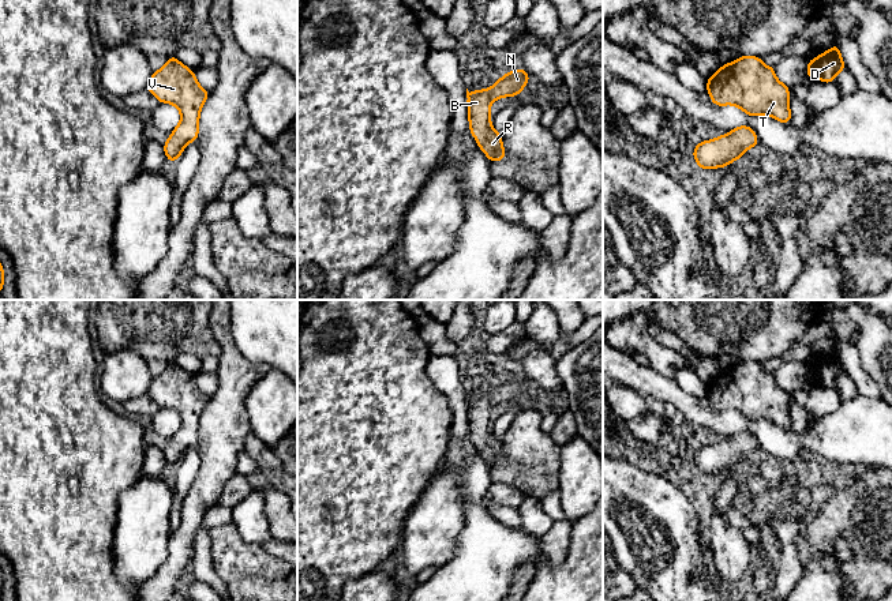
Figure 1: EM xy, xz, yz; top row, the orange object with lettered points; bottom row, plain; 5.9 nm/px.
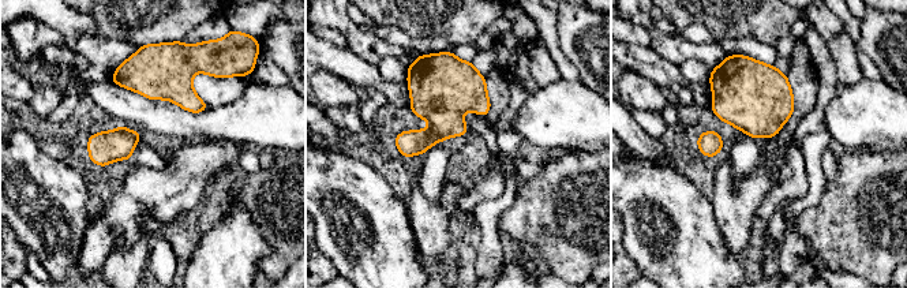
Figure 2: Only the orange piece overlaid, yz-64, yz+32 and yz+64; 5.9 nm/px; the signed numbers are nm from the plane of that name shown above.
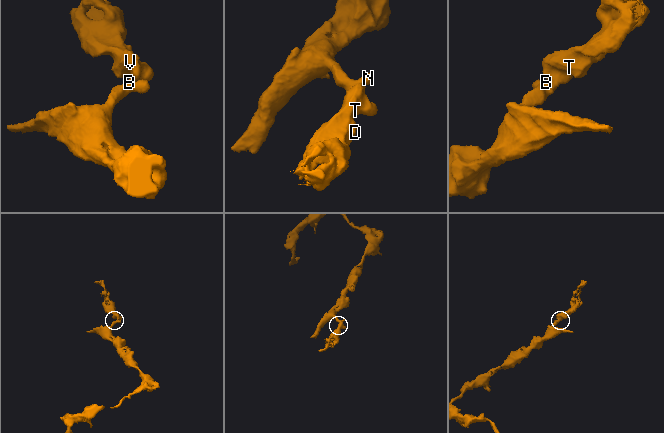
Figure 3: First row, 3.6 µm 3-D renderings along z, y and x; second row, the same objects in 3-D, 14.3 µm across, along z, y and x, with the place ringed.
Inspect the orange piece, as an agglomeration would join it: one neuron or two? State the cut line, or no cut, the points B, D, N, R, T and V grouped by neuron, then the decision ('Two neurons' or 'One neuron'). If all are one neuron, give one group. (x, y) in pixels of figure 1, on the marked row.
No split. Groups: B D N R T V. One neuron

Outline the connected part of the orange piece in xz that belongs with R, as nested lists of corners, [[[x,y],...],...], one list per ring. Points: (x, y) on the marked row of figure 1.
[[[516,70],[505,74],[495,84],[486,90],[475,90],[472,93],[466,89],[466,98],[468,98],[468,117],[469,117],[469,129],[472,136],[477,140],[477,147],[481,149],[487,158],[491,162],[502,161],[506,157],[501,132],[496,132],[491,127],[491,117],[490,117],[490,106],[491,104],[501,98],[501,97],[516,97],[520,91],[528,84],[529,74],[524,70]]]

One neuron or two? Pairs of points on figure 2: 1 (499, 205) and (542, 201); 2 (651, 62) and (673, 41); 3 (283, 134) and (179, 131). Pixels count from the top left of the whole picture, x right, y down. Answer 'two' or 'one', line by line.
1: two
2: two
3: one

